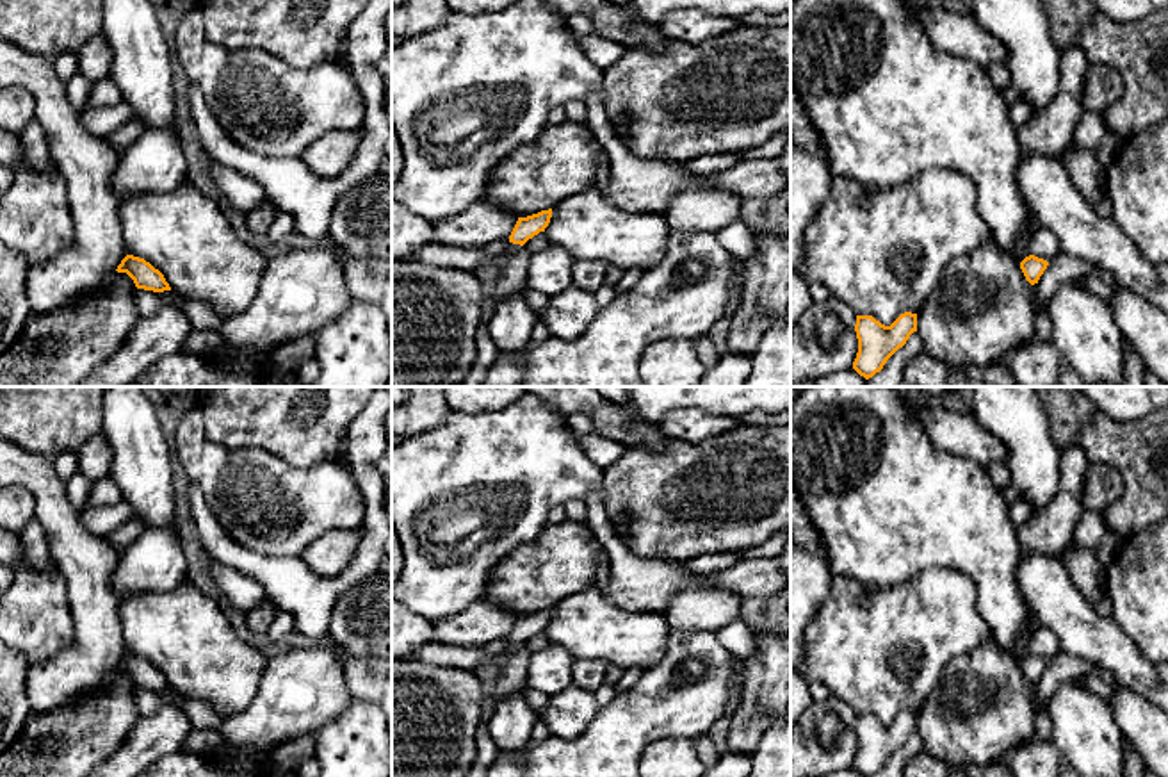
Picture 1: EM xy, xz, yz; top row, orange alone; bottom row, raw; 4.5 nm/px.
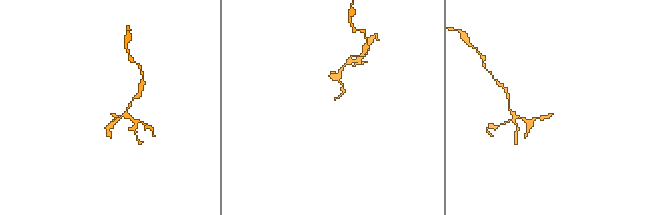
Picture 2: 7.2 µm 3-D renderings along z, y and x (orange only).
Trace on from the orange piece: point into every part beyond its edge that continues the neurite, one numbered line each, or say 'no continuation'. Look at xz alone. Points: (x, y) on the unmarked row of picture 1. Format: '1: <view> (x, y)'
1: xz (488, 672)

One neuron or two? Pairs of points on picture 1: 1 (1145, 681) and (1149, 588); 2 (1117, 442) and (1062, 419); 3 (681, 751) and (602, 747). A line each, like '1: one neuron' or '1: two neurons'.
1: two neurons
2: two neurons
3: two neurons

